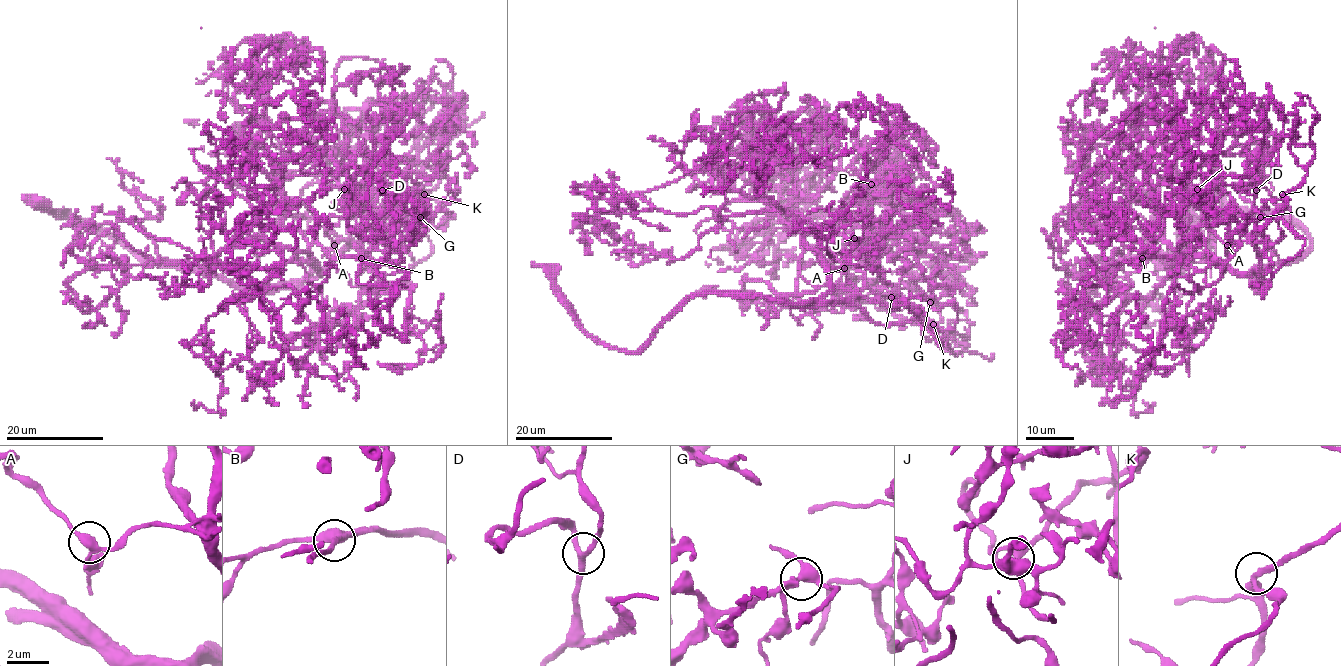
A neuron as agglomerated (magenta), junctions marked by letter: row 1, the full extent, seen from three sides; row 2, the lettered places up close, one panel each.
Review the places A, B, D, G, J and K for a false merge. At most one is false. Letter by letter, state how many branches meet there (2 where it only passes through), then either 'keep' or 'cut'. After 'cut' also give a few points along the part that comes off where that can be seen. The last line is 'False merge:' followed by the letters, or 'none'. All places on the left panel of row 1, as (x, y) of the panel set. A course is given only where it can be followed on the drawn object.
A: 3 branches meet; keep
B: 3 branches meet; keep
D: 3 branches meet; keep
G: 3 branches meet; keep
J: 3 branches meet; keep
K: 3 branches meet; keep
False merge: none

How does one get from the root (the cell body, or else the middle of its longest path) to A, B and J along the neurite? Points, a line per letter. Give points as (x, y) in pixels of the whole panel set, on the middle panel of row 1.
A: (818, 232), (819, 254), (831, 279), (831, 290), (820, 303), (847, 302), (856, 293), (844, 268)
B: (818, 232), (836, 221), (871, 184)
J: (818, 232), (819, 254), (831, 279), (831, 290), (820, 303), (857, 297), (864, 274), (834, 259), (854, 238)

